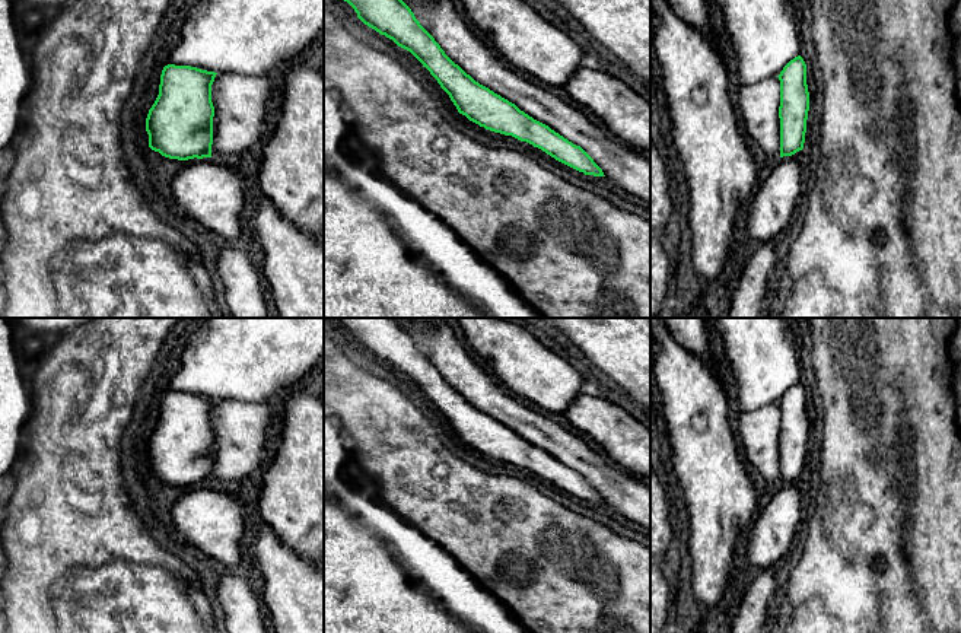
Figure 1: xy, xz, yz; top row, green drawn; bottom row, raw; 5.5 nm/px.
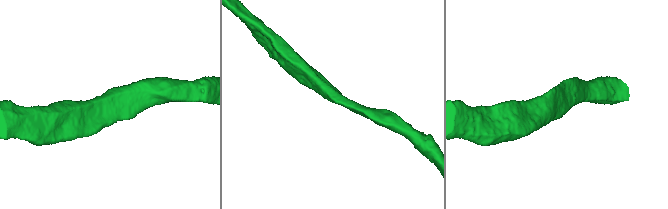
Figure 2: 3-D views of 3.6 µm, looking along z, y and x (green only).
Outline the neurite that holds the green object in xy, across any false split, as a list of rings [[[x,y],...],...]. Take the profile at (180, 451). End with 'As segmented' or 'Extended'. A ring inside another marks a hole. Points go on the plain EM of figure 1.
[[[168,391],[163,394],[159,422],[146,445],[146,458],[152,477],[178,487],[211,484],[214,443],[211,411],[216,401],[191,392]]]. As segmented

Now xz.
[[[338,318],[338,321],[365,352],[410,378],[449,422],[458,439],[470,448],[526,468],[585,502],[605,503],[580,473],[480,411],[455,391],[394,318]]]. As segmented

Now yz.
[[[801,382],[790,387],[780,401],[780,484],[792,483],[804,475],[809,419],[806,391]]]. As segmented

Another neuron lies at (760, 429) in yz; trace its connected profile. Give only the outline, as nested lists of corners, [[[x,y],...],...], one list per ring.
[[[777,403],[742,411],[738,419],[748,462],[771,486],[780,484],[780,407]]]

